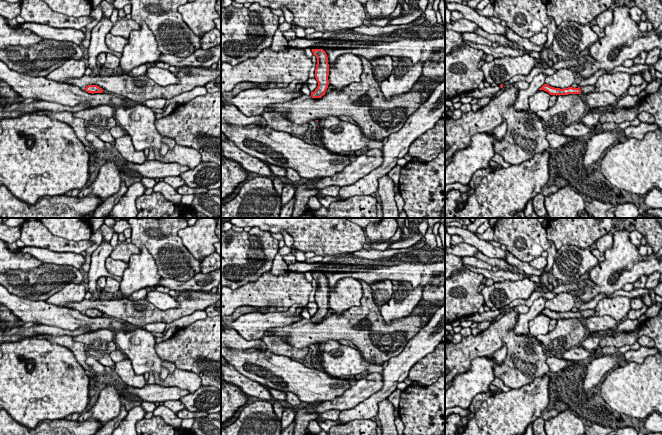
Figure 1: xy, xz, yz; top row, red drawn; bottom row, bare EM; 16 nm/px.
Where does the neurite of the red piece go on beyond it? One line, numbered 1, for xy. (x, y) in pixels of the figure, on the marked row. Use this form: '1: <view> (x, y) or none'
1: none

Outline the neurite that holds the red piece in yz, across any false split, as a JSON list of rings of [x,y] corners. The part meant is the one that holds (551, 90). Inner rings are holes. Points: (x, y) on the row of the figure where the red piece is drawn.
[[[544,84],[539,90],[544,90],[546,92],[548,92],[550,95],[568,95],[568,94],[588,94],[591,92],[596,91],[596,88],[594,85],[586,85],[583,87],[578,87],[578,88],[573,88],[568,87],[568,88],[564,88],[564,89],[560,89],[560,88],[554,88],[551,87],[547,84]]]

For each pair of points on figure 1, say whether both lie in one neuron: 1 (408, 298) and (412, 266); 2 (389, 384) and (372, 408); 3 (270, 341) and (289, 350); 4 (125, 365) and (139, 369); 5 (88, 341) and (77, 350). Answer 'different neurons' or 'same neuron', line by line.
1: different neurons
2: same neuron
3: same neuron
4: different neurons
5: different neurons

